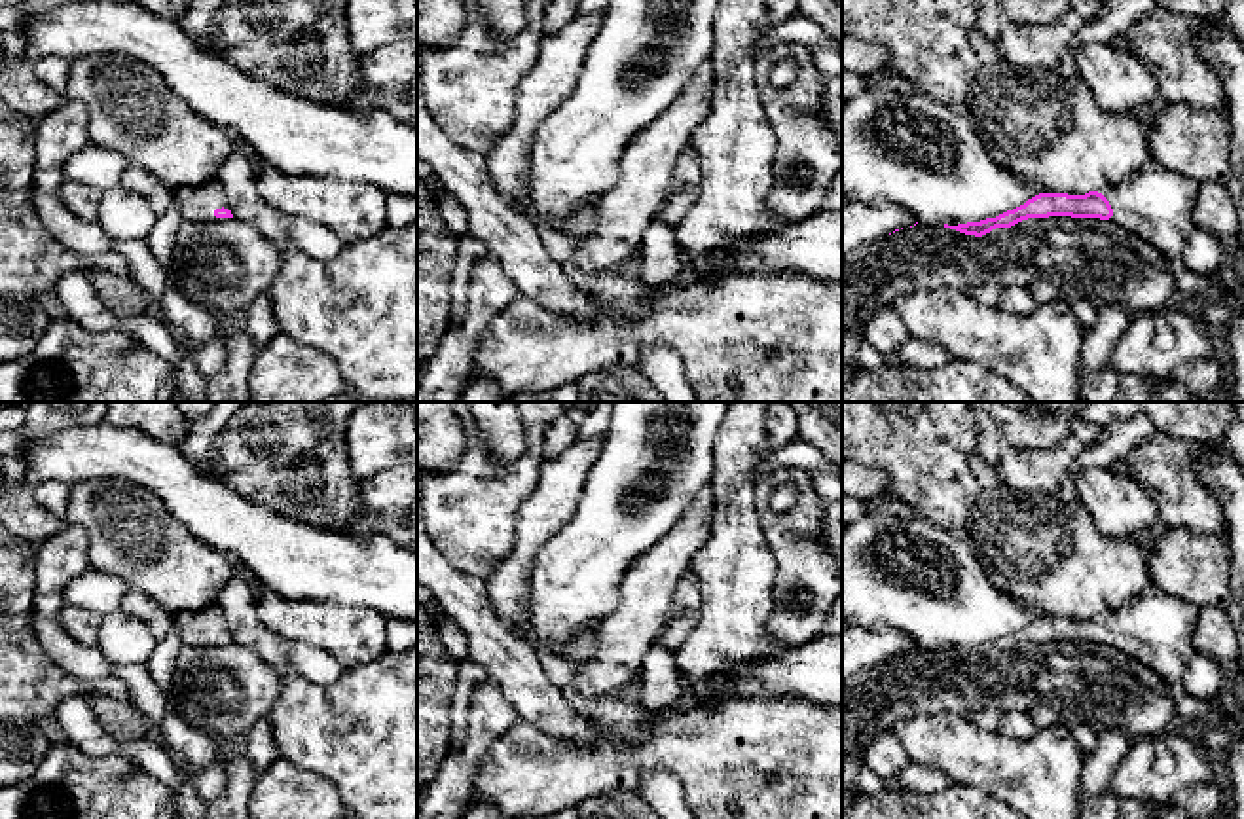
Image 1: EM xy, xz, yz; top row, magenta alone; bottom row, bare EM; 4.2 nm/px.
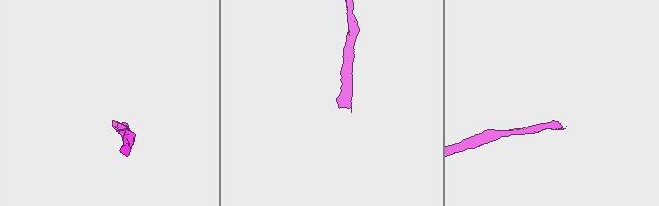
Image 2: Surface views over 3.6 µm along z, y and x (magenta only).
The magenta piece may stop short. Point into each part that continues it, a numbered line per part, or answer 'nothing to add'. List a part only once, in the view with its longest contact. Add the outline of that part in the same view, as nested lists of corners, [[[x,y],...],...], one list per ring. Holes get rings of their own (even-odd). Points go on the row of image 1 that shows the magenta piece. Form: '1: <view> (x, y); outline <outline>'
1: xy (198, 203); outline [[[216,176],[197,186],[178,186],[176,201],[180,207],[182,220],[197,224],[228,220],[214,216],[216,209],[224,207],[229,210],[229,203]]]

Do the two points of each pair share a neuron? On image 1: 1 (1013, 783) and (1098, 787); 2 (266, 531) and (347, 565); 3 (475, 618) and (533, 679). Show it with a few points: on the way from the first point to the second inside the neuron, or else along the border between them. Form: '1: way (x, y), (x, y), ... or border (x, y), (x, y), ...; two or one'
1: border (1085, 759), (1079, 799); two
2: way (287, 552), (296, 562), (327, 565); one
3: way (486, 634), (518, 668); one

